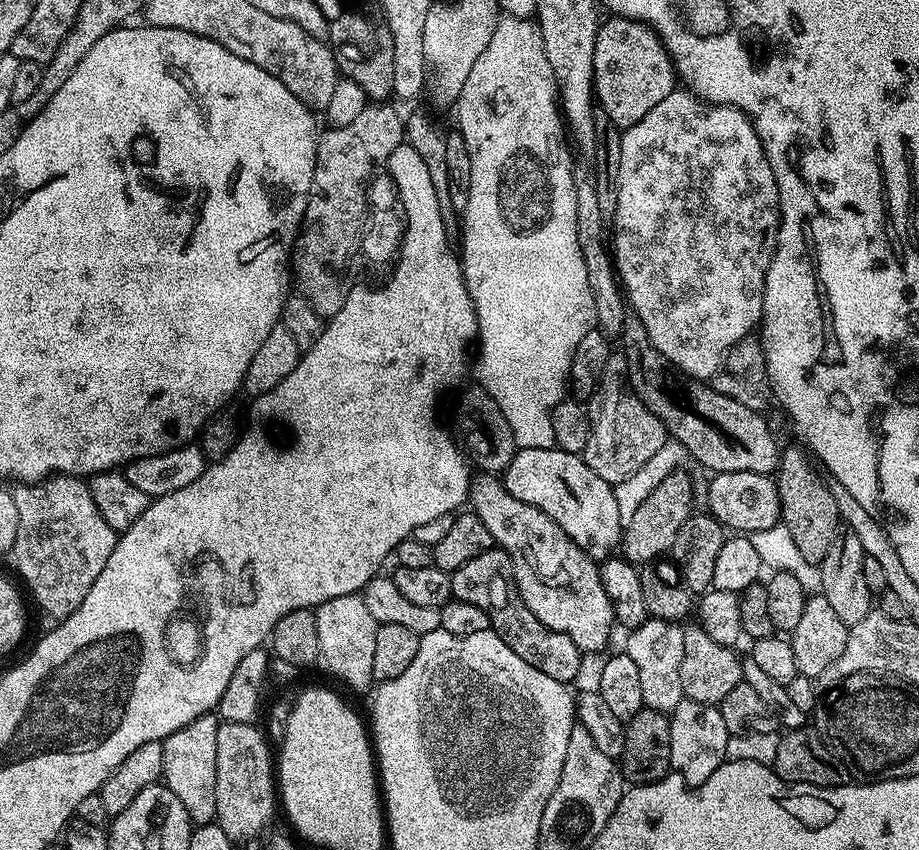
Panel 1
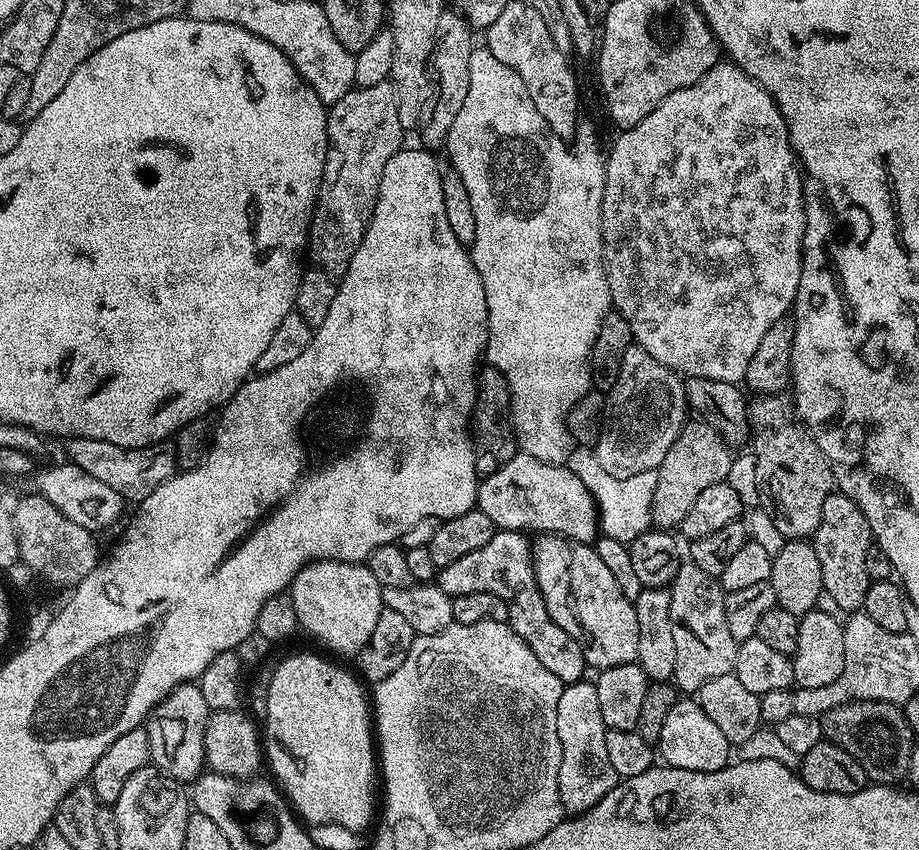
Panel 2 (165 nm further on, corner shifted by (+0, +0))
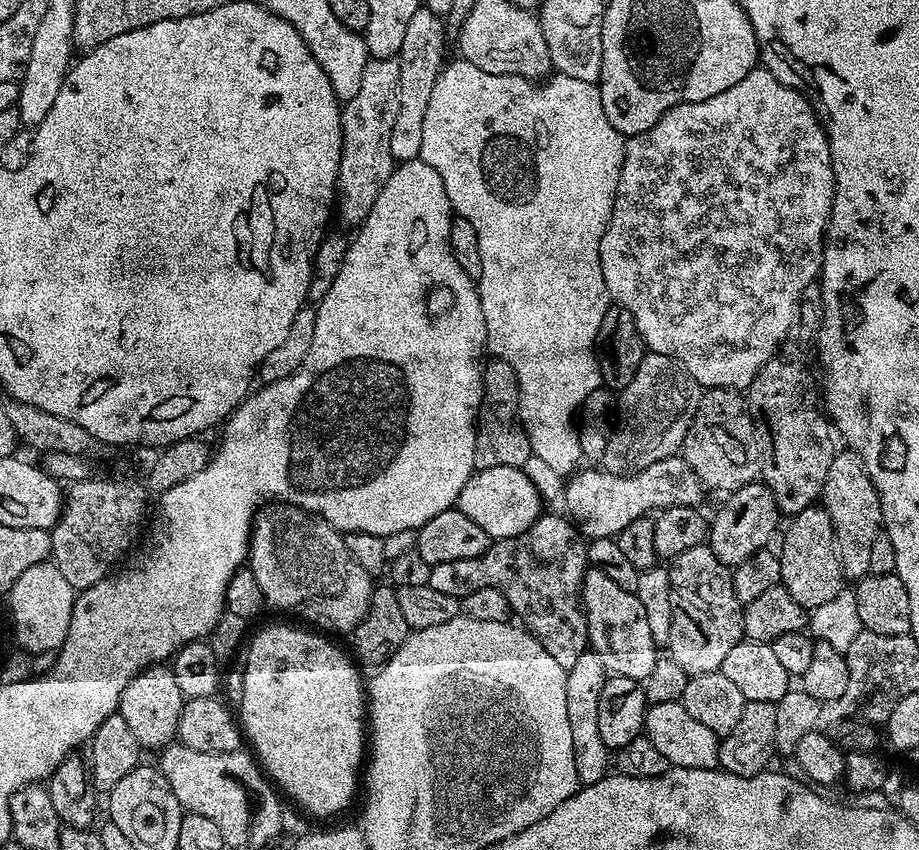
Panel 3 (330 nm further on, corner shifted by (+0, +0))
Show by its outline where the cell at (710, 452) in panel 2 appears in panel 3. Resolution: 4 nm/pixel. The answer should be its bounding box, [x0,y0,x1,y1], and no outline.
[682,388,761,494]

